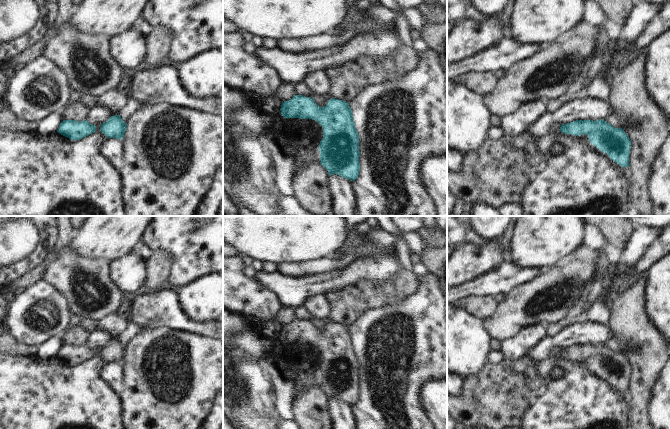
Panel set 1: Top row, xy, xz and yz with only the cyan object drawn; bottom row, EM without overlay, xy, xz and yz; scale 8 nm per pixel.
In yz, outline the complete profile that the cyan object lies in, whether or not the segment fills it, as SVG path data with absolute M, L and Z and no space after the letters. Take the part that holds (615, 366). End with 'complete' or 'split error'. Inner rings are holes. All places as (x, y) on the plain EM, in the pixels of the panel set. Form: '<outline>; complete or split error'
M604 343L601 344L576 344L562 348L557 355L549 356L538 362L536 371L543 379L548 378L555 361L559 357L575 360L586 358L591 368L600 375L606 377L614 386L621 391L629 391L629 379L631 364L622 352L614 352Z; split error

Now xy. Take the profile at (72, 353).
M63 344L57 356L70 364L80 364L96 356L96 350L90 348L87 344L81 346L76 344Z; complete

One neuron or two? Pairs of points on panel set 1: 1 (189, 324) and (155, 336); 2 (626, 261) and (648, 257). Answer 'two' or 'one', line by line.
1: two
2: two

